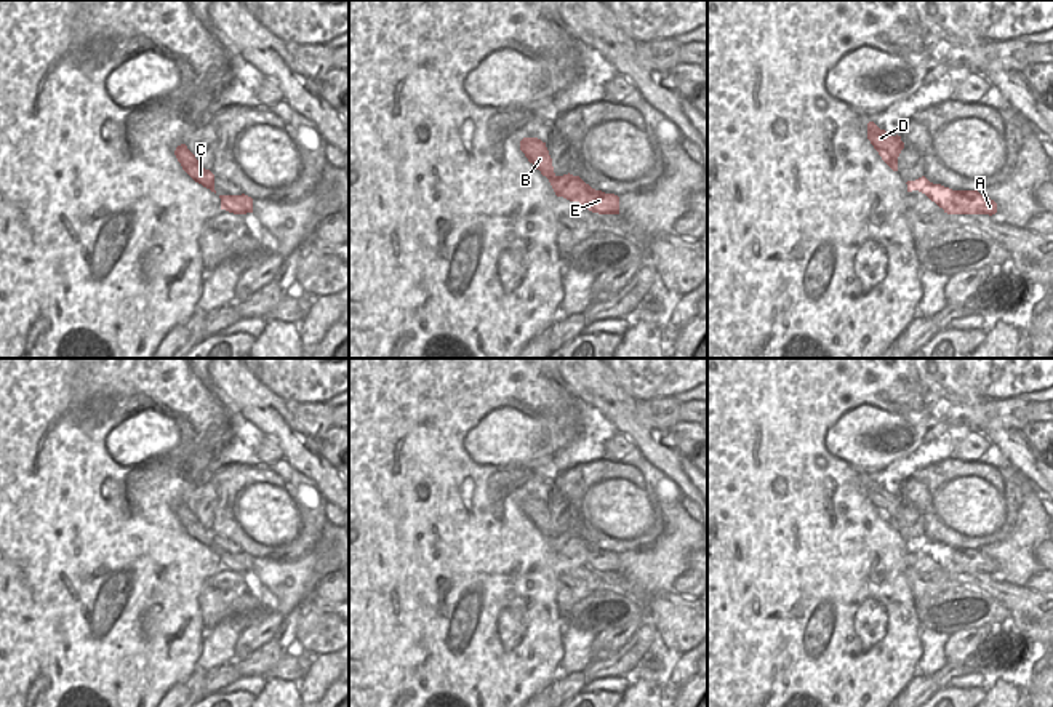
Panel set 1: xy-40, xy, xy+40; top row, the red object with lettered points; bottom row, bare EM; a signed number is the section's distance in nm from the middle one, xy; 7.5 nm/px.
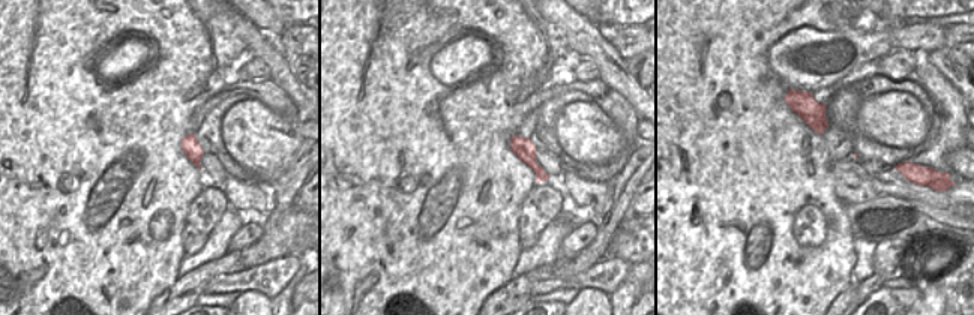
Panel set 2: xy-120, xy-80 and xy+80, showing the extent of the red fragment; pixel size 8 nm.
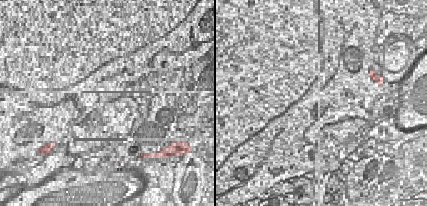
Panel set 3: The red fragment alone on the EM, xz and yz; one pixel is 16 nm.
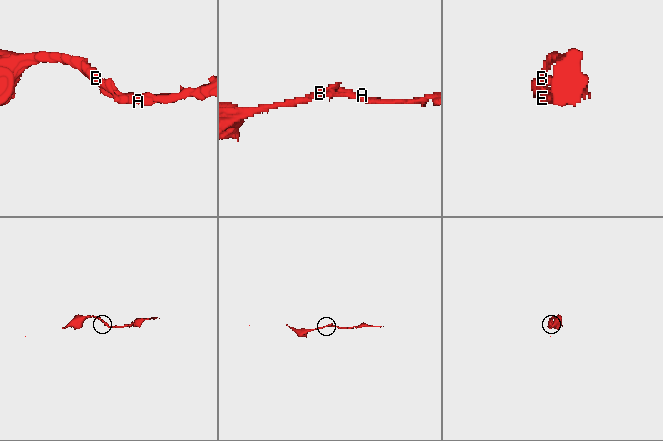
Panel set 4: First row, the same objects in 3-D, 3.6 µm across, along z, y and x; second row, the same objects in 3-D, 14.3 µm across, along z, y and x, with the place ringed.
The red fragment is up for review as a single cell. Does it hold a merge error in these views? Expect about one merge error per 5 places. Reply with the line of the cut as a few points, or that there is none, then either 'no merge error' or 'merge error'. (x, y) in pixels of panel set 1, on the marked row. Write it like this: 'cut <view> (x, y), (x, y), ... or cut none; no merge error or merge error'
cut none; no merge error

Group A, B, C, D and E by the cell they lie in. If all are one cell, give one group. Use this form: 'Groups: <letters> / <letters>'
Groups: A B C D E

